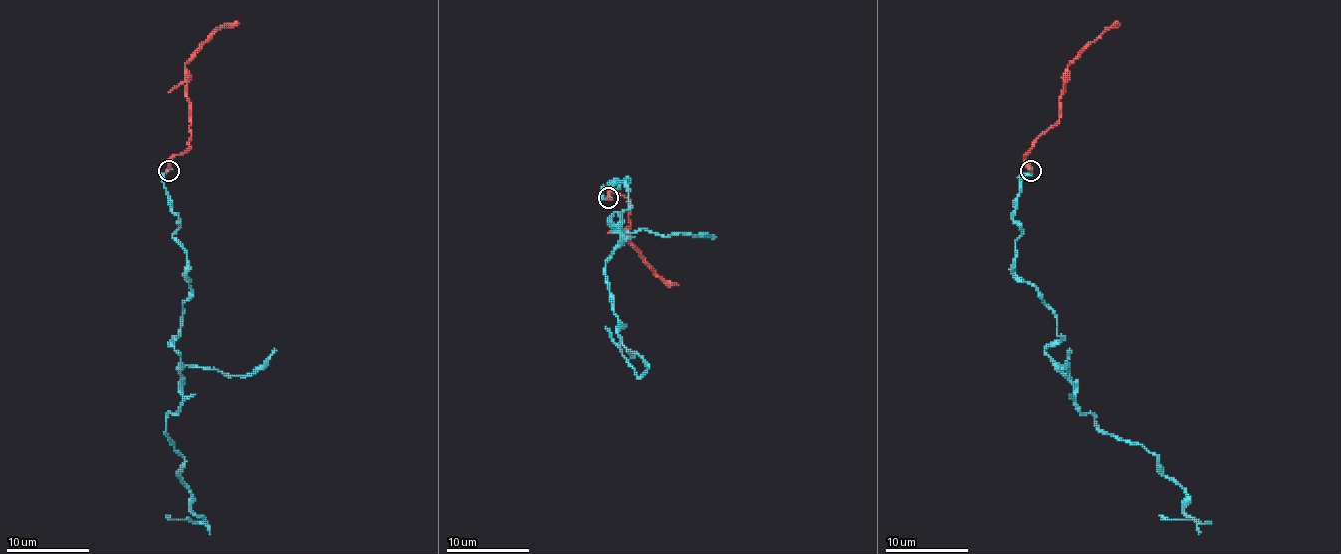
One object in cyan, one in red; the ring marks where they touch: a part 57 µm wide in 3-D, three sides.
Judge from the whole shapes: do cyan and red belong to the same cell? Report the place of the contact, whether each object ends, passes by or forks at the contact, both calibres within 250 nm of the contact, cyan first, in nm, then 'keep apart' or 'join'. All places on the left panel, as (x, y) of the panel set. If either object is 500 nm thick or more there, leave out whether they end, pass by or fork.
at (168, 171); cyan ends there; red ends there; 110 nm thick on the cyan side, 400 nm on the other; join

